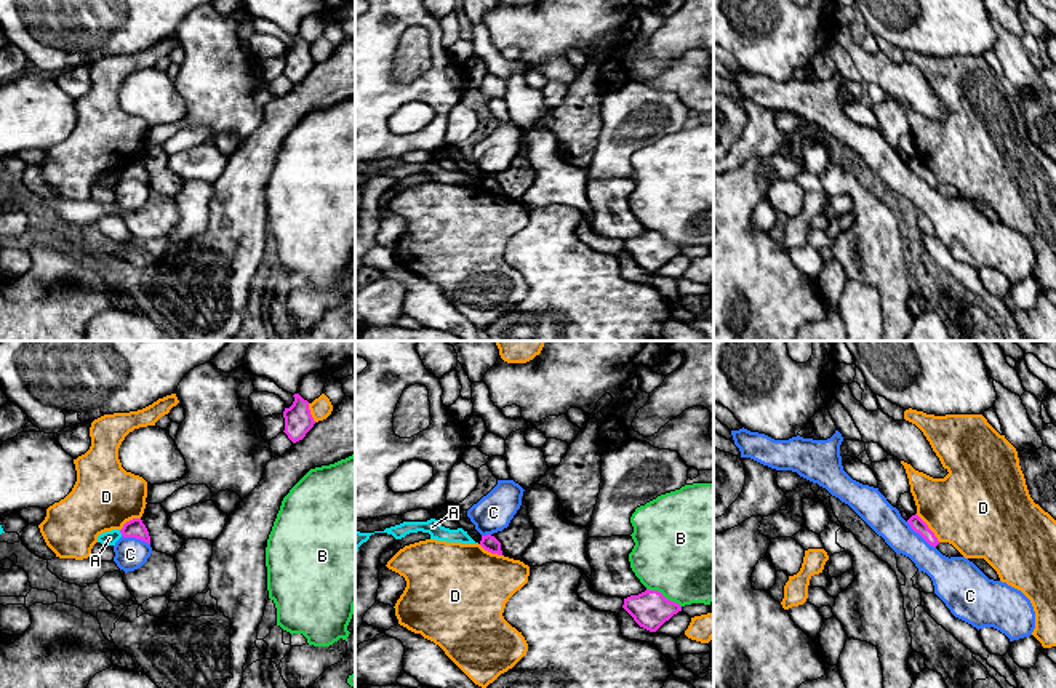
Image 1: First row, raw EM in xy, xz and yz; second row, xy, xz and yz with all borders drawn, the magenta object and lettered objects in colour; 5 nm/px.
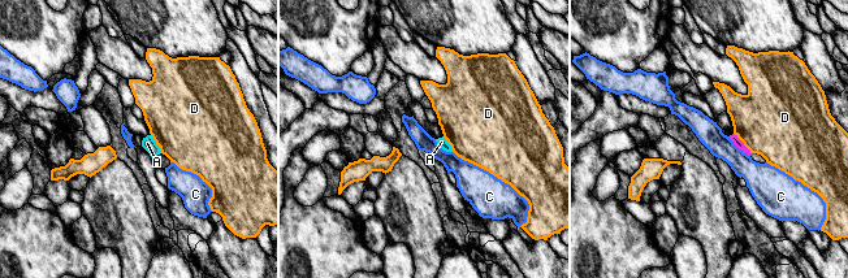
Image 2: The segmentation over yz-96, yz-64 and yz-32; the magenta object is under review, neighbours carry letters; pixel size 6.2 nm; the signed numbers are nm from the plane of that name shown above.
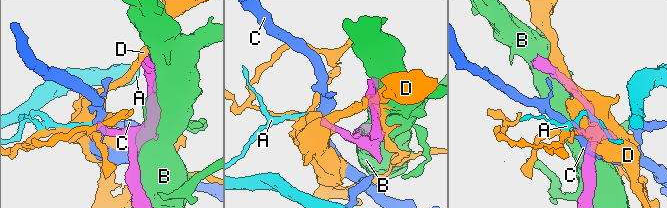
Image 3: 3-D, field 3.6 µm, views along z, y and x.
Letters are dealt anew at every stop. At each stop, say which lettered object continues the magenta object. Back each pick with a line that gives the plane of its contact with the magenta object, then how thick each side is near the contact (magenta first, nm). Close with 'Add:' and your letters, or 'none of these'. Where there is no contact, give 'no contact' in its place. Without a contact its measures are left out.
Add: none of these

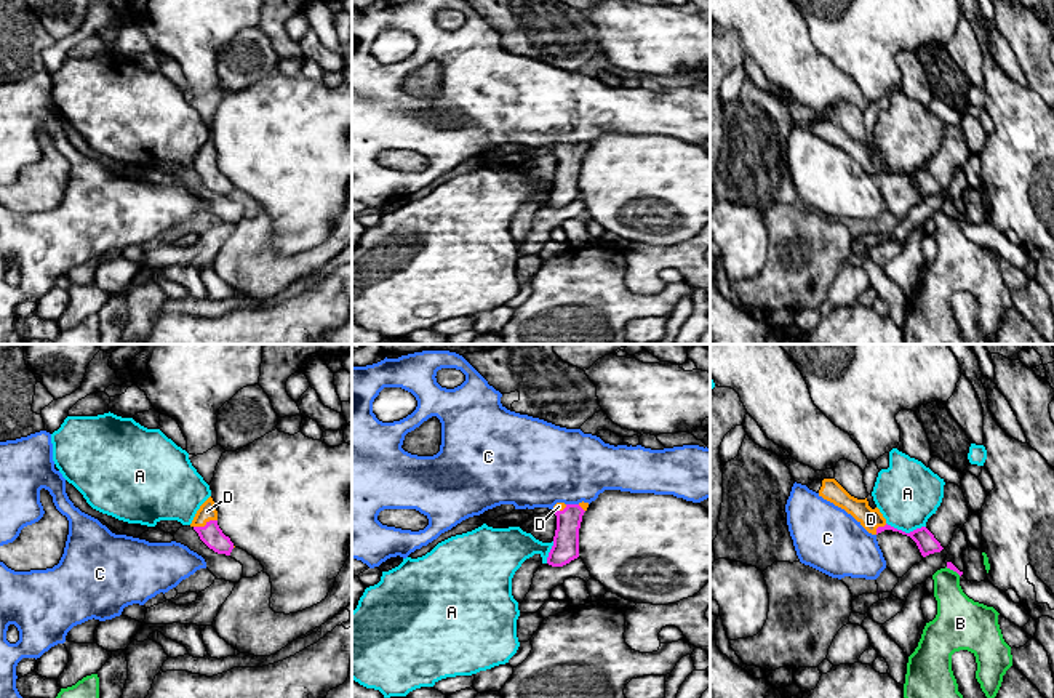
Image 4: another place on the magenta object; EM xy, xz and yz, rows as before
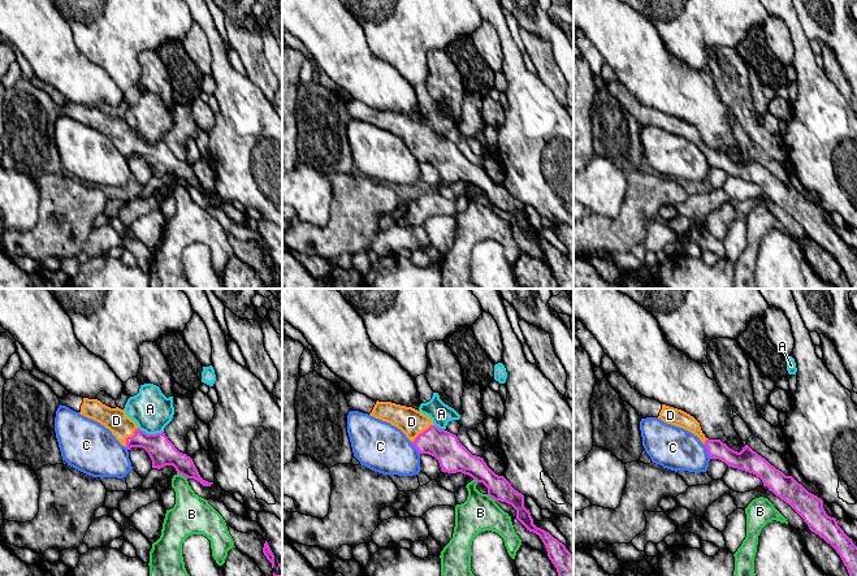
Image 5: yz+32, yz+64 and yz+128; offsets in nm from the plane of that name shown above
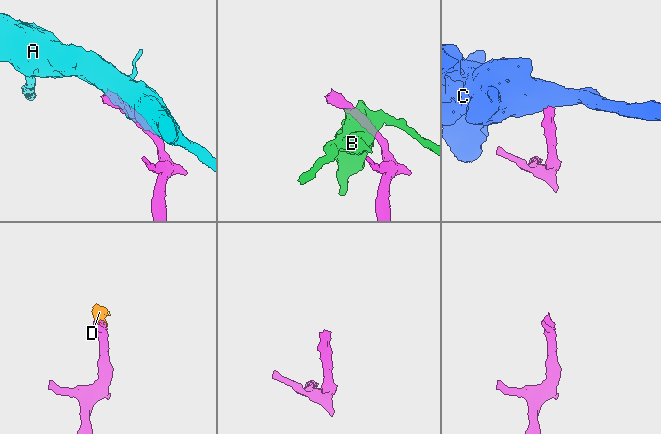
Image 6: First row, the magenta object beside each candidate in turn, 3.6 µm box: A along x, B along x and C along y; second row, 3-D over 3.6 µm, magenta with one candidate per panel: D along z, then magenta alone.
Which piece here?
D: meets magenta in xy; 110 nm thick on the magenta side, 90 nm on the other
Add: D

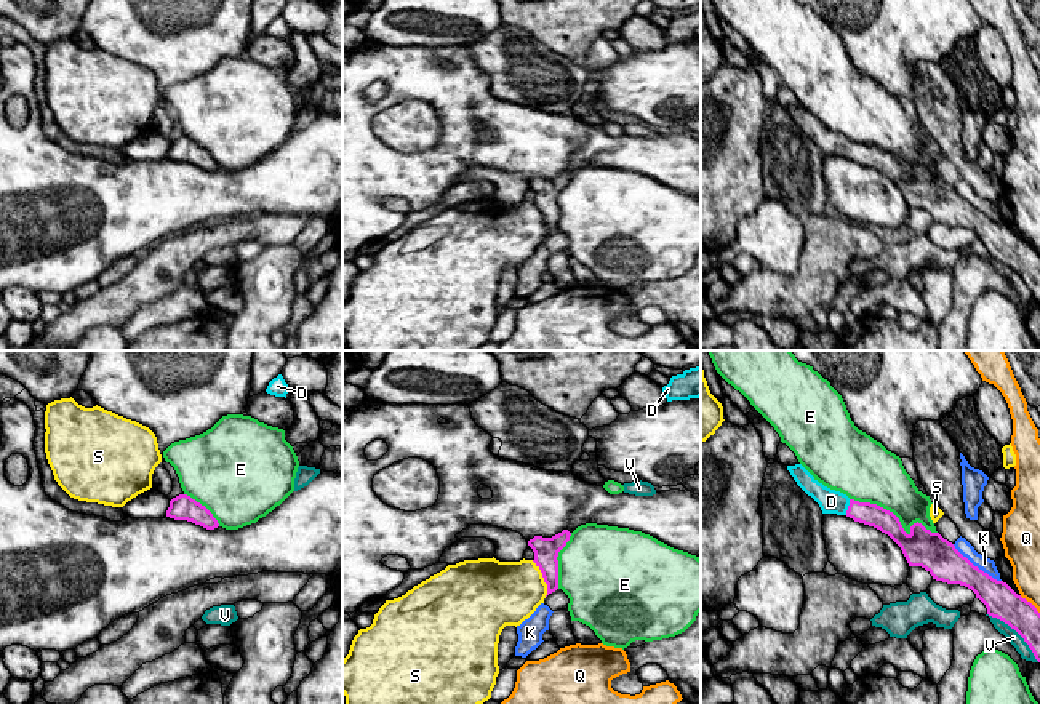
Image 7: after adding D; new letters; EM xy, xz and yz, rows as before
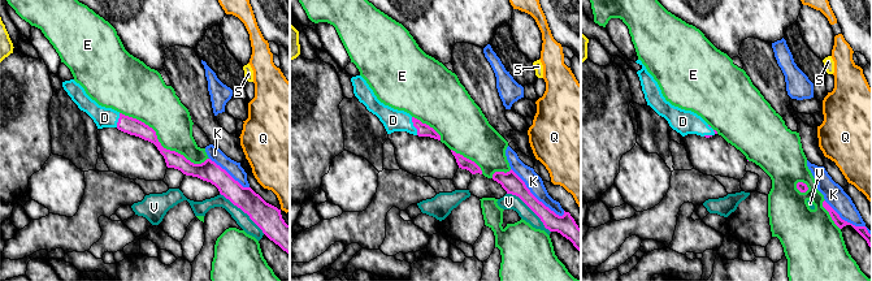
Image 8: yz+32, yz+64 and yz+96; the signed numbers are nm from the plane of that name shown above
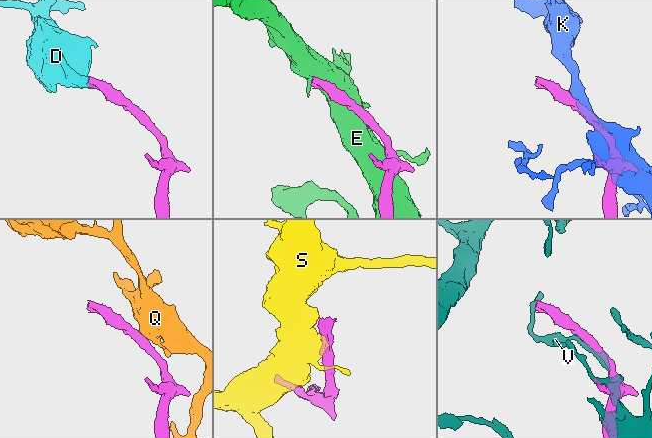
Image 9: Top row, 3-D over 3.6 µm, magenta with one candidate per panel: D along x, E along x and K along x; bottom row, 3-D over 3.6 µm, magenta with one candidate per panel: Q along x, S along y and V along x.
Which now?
D: meets magenta in yz; 110 nm thick on the magenta side, 120 nm on the other
Add: D

